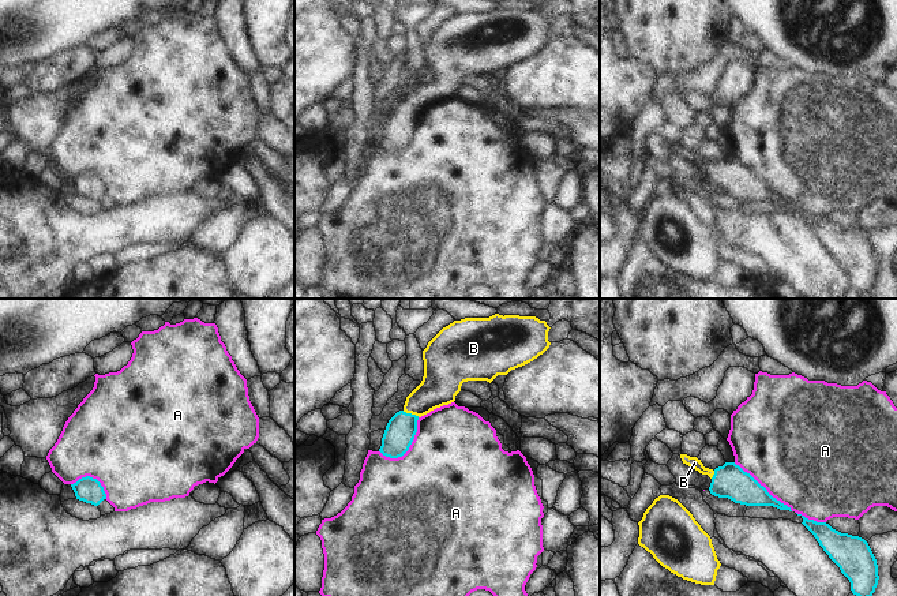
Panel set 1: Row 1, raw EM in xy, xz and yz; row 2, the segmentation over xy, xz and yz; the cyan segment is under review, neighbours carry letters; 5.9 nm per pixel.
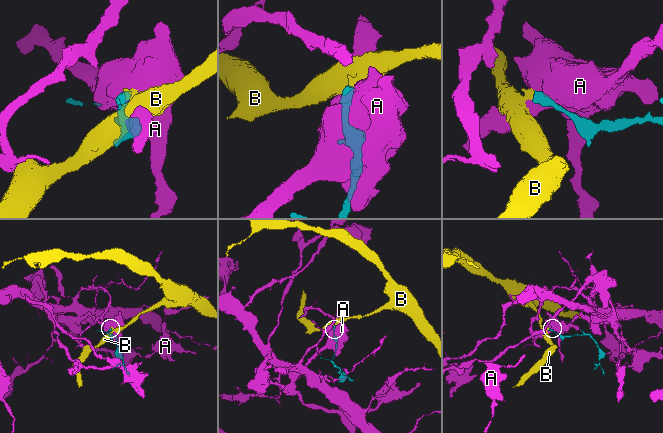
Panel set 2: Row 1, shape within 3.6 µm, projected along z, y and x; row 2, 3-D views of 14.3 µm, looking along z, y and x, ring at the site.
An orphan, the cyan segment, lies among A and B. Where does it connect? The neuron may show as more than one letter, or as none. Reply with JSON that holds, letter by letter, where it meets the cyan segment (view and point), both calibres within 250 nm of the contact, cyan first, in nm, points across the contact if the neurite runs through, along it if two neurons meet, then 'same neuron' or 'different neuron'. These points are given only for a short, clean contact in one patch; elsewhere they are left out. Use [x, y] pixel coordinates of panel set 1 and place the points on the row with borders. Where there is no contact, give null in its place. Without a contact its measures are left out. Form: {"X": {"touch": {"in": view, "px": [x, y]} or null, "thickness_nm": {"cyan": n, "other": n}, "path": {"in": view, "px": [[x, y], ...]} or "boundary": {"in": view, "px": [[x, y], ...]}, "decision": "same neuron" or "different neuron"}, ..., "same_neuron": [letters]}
{"A": {"touch": {"in": "xz", "px": [409, 446]}, "thickness_nm": {"cyan": 180, "other": 500}, "decision": "different neuron"}, "B": {"touch": {"in": "xz", "px": [411, 413]}, "thickness_nm": {"cyan": 180, "other": 220}, "path": {"in": "xz", "px": [[401, 428], [411, 413], [441, 383]]}, "decision": "same neuron"}, "same_neuron": ["B"]}

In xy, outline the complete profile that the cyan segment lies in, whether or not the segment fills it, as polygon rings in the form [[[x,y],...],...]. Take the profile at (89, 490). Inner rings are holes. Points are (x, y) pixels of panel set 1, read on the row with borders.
[[[90,476],[79,479],[76,483],[71,484],[71,487],[76,499],[86,503],[98,506],[104,499],[106,499],[106,494],[101,483]]]

